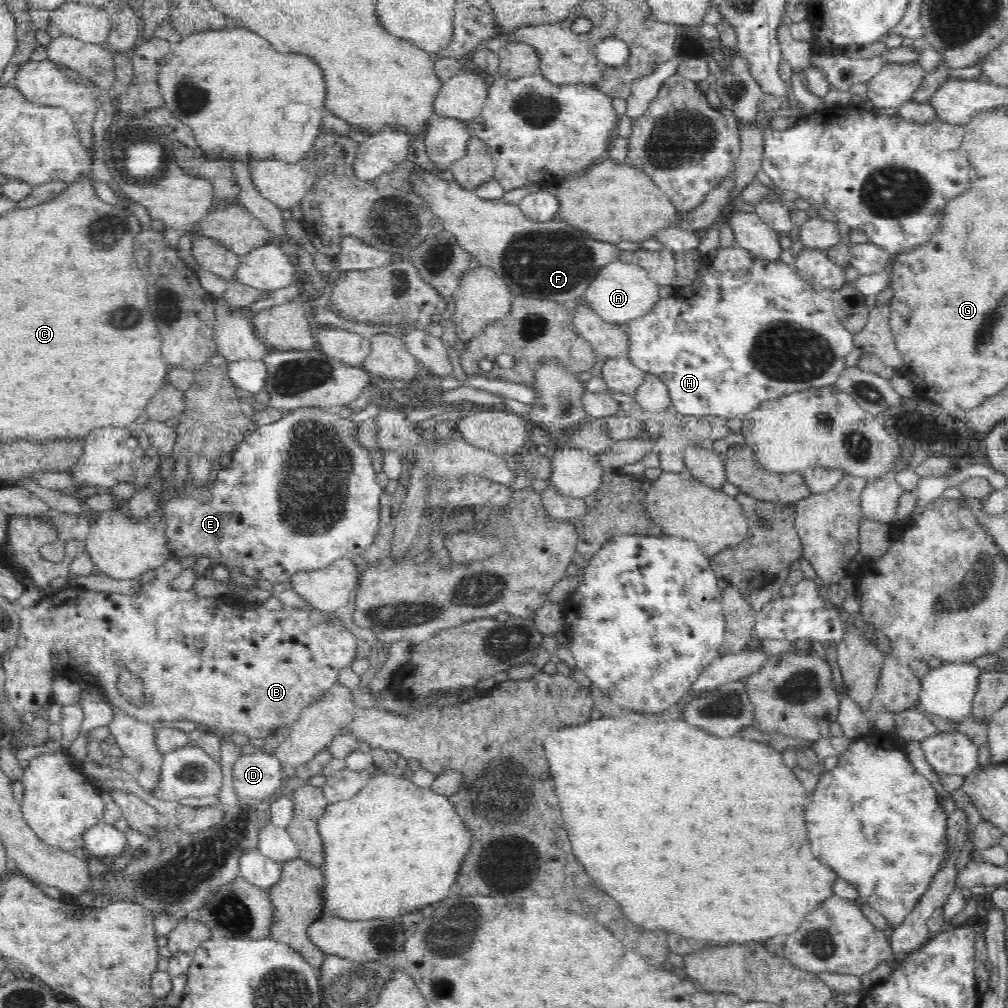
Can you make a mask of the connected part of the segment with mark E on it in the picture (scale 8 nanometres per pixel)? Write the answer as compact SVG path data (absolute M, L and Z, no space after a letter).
M300 407L297 409L294 409L293 411L283 413L282 418L280 420L275 420L274 422L271 422L270 424L263 424L262 426L256 425L255 430L253 430L251 433L247 432L245 434L244 440L241 440L236 445L236 450L234 450L234 454L232 454L232 464L228 465L226 468L219 471L218 477L210 479L203 488L194 489L191 485L190 477L188 478L188 488L187 492L176 494L178 490L175 490L174 498L171 501L168 501L167 504L164 504L164 506L159 507L158 511L161 515L164 515L163 517L163 524L166 526L166 538L169 544L169 549L173 551L173 558L174 559L182 559L184 557L190 557L190 556L204 556L206 558L209 558L212 560L212 564L221 564L222 566L226 566L225 568L236 568L238 572L242 572L244 576L248 576L248 578L257 578L257 580L268 580L269 583L272 583L274 585L275 583L287 583L290 581L290 578L292 575L296 574L300 571L311 571L316 569L324 568L326 565L329 565L330 563L333 563L336 559L341 559L342 557L346 557L348 559L354 559L357 557L362 557L363 552L374 542L374 537L377 535L379 530L379 522L380 522L380 497L385 492L382 488L380 488L380 484L376 482L376 473L373 470L372 466L372 460L371 460L371 454L370 450L366 449L364 445L360 445L358 441L356 441L356 423L354 421L350 420L346 417L341 417L339 413L336 411L336 409L323 409L320 407Z

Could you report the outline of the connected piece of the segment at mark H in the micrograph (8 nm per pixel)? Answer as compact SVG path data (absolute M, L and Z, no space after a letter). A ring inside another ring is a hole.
M720 247L710 254L710 264L698 273L698 278L693 281L693 296L686 296L684 299L675 299L672 296L661 297L658 302L645 314L637 319L632 319L624 324L630 346L626 356L636 367L642 369L644 374L652 373L658 375L668 387L671 404L684 416L706 416L714 415L724 418L743 418L749 412L764 403L765 400L772 400L782 394L792 394L800 390L820 388L835 384L842 371L846 368L846 356L850 354L854 343L854 333L844 328L840 319L834 312L834 303L826 292L817 291L807 280L804 280L795 266L780 261L768 261L758 259L742 247Z

